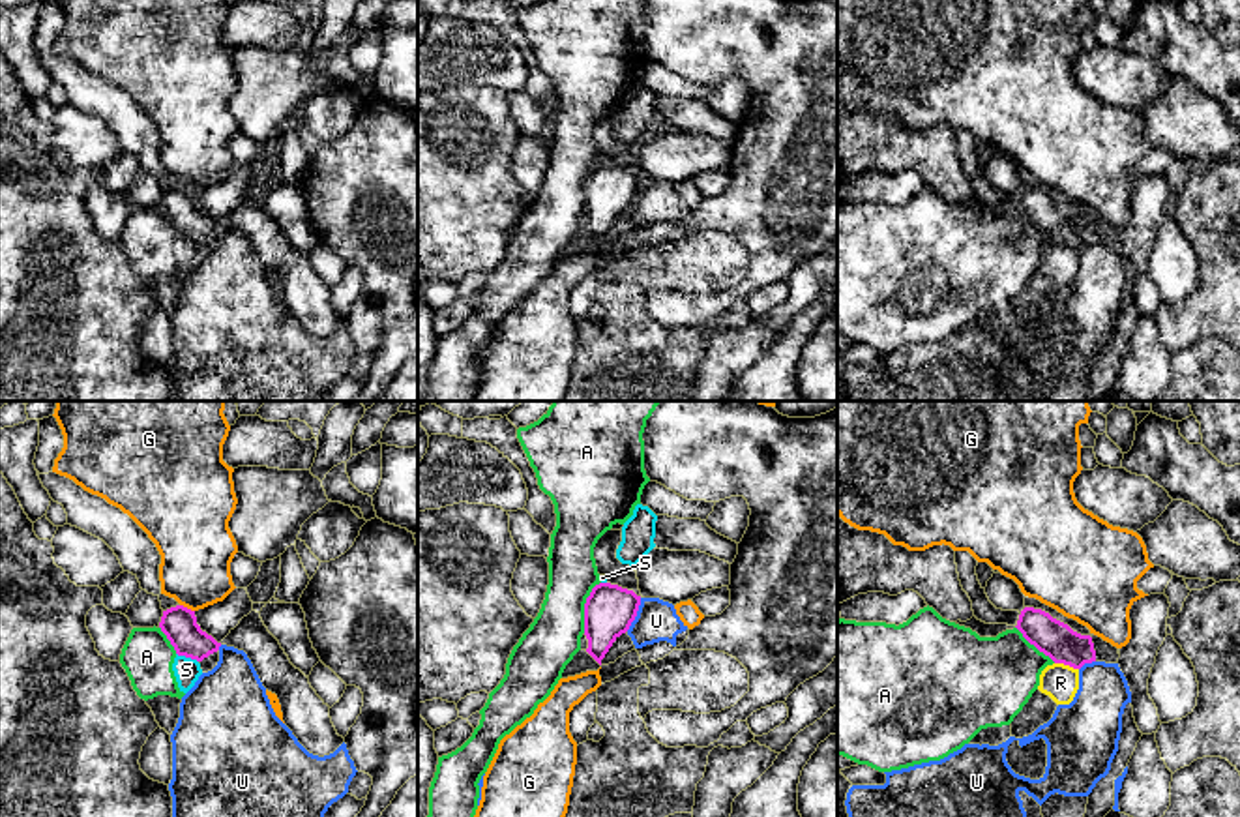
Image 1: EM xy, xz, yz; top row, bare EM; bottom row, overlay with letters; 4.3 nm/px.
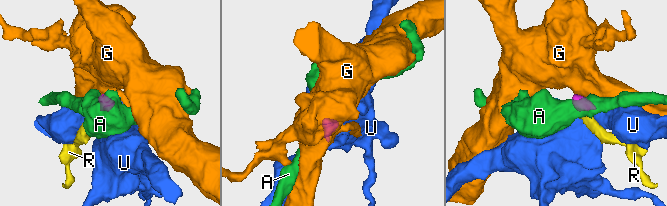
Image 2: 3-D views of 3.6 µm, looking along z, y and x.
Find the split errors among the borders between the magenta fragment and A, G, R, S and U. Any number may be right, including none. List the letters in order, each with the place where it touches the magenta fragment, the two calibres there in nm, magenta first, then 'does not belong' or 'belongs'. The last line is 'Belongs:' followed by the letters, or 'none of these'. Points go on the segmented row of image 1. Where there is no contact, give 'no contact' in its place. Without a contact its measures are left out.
A: xz (585, 608) | 220/240 nm | does not belong
G: xy (186, 608) | 150/300 nm | does not belong
R: yz (1066, 664) | 160/160 nm | does not belong
S: xy (188, 656) | 150/110 nm | does not belong
U: xz (635, 615) | 220/180 nm | does not belong
Belongs: none of these

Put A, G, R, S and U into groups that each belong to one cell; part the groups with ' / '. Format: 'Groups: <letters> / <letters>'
Groups: A / G / R S / U

